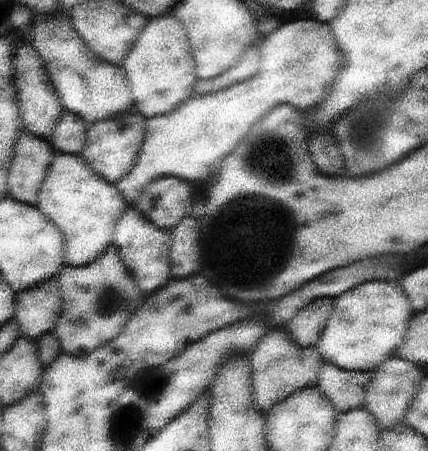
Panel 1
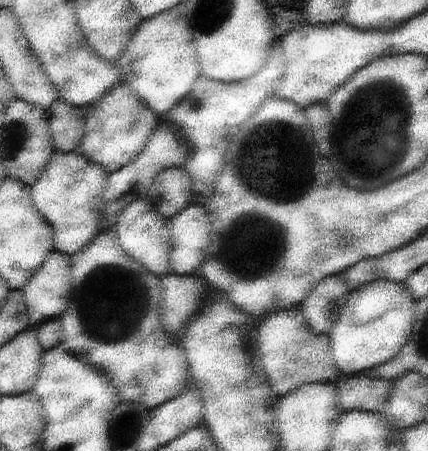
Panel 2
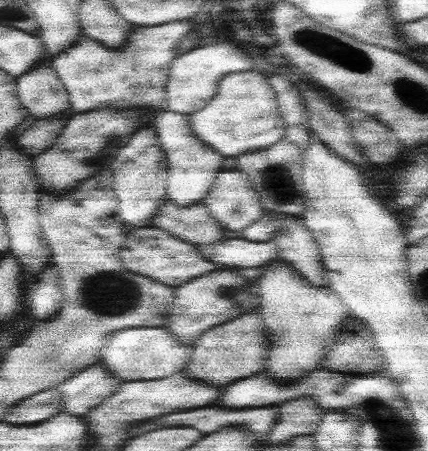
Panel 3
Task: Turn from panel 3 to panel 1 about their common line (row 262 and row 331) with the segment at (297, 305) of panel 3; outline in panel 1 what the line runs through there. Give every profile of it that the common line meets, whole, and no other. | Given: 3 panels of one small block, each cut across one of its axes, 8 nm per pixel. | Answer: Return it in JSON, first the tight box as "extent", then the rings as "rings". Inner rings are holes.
{"extent":[249,328,323,410],"rings":[[[271,328],[267,330],[259,340],[255,350],[249,356],[251,362],[251,382],[255,384],[255,402],[261,410],[271,410],[271,406],[277,406],[287,396],[305,390],[309,386],[317,386],[323,374],[323,356],[315,348],[301,348],[297,346],[287,330],[283,328]]]}

